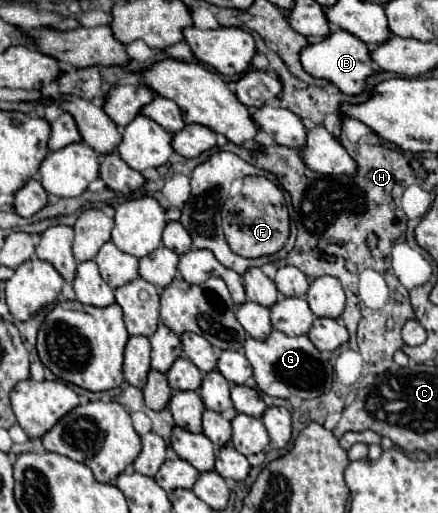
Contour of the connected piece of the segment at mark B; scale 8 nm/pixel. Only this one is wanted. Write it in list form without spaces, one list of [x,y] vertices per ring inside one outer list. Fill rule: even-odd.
[[[336,29],[328,37],[318,43],[310,43],[300,51],[300,63],[306,73],[316,79],[326,79],[328,83],[336,85],[346,95],[358,95],[364,89],[364,79],[374,73],[374,65],[370,59],[368,47],[348,31]]]

